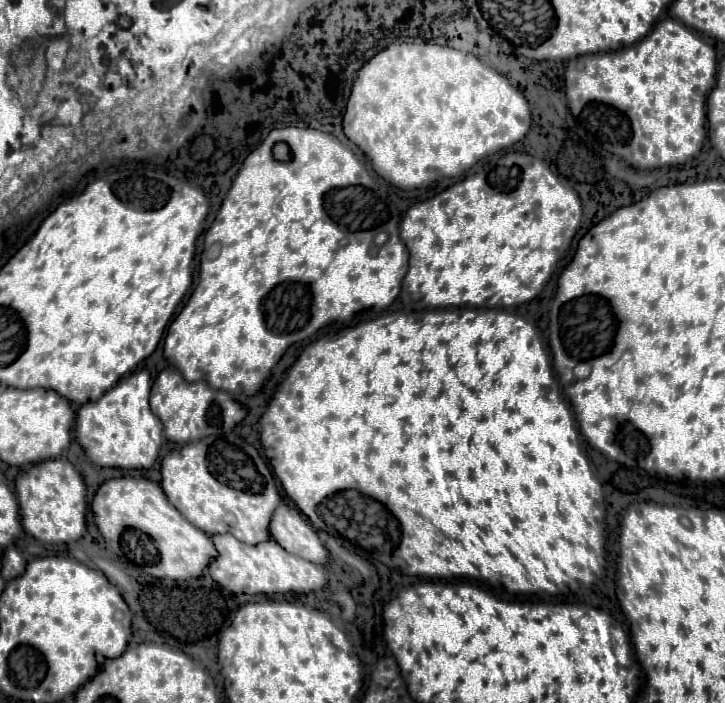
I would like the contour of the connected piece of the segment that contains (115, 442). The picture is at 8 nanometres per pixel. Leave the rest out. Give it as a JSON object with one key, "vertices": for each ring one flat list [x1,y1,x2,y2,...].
{"vertices":[[142,368,120,378,98,402,78,408,74,436,94,464,110,468,150,468,154,464,162,444,162,422,152,414,148,396,150,372]]}

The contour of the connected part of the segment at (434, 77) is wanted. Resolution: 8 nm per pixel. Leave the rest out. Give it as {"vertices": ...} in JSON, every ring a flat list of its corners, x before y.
{"vertices":[[404,42,386,46,356,72,342,120,344,134,368,156,376,174,402,190,428,186,436,176,462,176,480,158,522,140,530,124,530,106,524,94,476,56,440,44]]}

